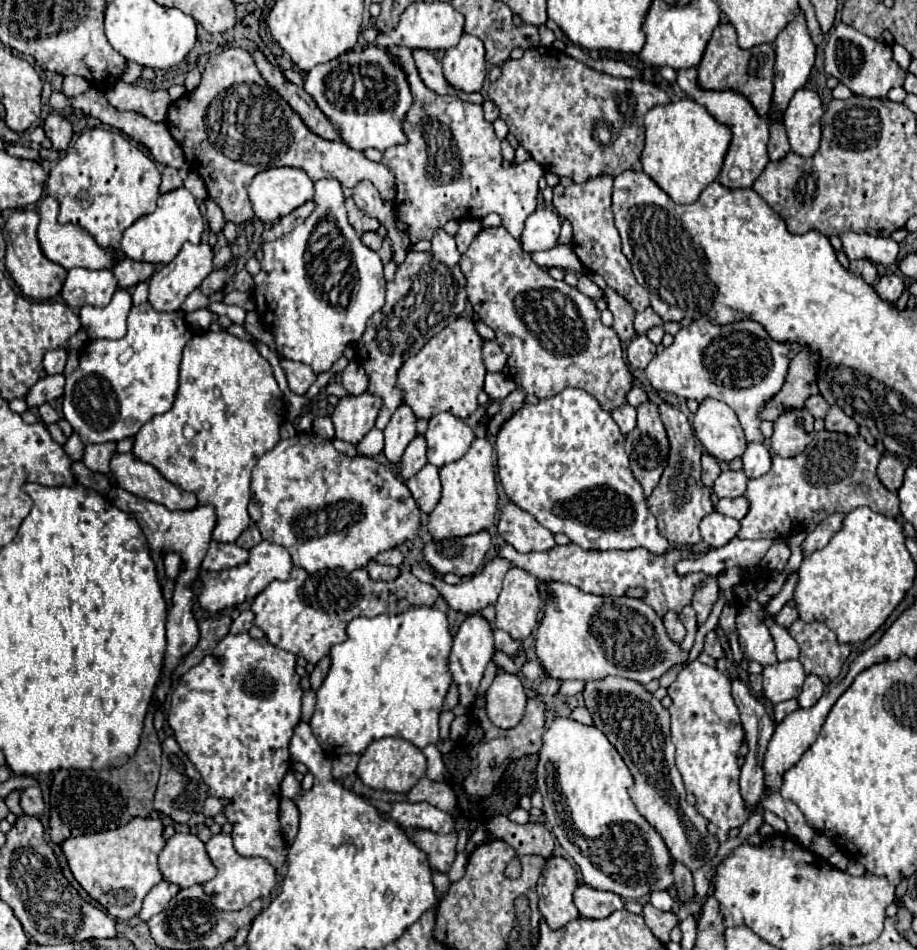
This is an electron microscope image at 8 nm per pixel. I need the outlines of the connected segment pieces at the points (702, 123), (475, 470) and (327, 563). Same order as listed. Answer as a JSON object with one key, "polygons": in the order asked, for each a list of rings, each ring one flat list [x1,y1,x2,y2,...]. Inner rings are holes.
{"polygons":[[[679,99,669,105,653,107,645,115,645,149,641,153,641,165,675,203,689,205,719,177,729,141,731,129,719,123,705,105,693,99]],[[485,437,475,439,469,451,459,461,441,467,441,483,443,483,443,497,429,515,429,533,433,535,433,539,439,541,449,537,473,535,495,525,499,495,495,485,493,447]],[[313,431,279,441,257,461,251,477,249,515,265,541,285,547,293,563,311,573,335,567,347,571,365,567,377,553,413,539,421,523,421,511,411,491,387,465,361,455,343,455,329,439,323,439]]]}

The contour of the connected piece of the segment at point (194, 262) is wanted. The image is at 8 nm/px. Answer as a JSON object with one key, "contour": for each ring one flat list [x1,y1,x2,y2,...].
{"contour":[[185,243,177,257,163,265,149,281,149,303,155,307,155,311,177,311,185,297,195,291,201,281,213,271,213,247,209,243]]}

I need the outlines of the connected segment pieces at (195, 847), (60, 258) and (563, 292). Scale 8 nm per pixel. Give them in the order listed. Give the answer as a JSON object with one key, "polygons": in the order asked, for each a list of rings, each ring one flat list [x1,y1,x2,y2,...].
{"polygons":[[[175,833,159,855,163,879,181,887,207,883,217,869,211,863,205,843,193,833]],[[45,197,41,201,39,215,41,215,41,221,39,221,37,235,39,235,41,249,49,261,53,261,65,269,73,269,73,267,85,267,85,269,103,269,105,267,105,269,111,269,117,263,115,261,115,249,97,245,97,241,93,239,93,235,87,229,73,225,73,223,59,225,59,221,57,221,59,203,53,197]],[[505,227,479,231,469,249,463,253,459,267,467,277,469,303,473,305,473,311,477,313,479,321,483,321,495,331,497,343,509,355,507,367,517,385,517,391,509,393,501,401,501,411,495,417,491,417,487,425,487,431,491,435,497,435,501,425,525,405,525,397,529,393,537,395,539,399,549,399,565,387,577,387,593,395,605,411,613,411,627,403,627,393,633,387,633,375,623,359,623,347,615,329,605,327,601,323,601,313,595,307,593,299,579,293,577,287,549,277,549,273,541,269,531,259,531,255,527,255,519,247,519,241,513,239]]]}

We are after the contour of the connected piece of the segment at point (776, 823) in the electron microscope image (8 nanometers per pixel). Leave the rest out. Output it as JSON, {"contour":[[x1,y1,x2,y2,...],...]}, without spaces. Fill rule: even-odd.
{"contour":[[763,811,763,817,765,817,765,821,767,821,775,831,779,831,779,833,787,833,787,823,785,823,783,819,779,819,775,813,771,813,771,811]]}

